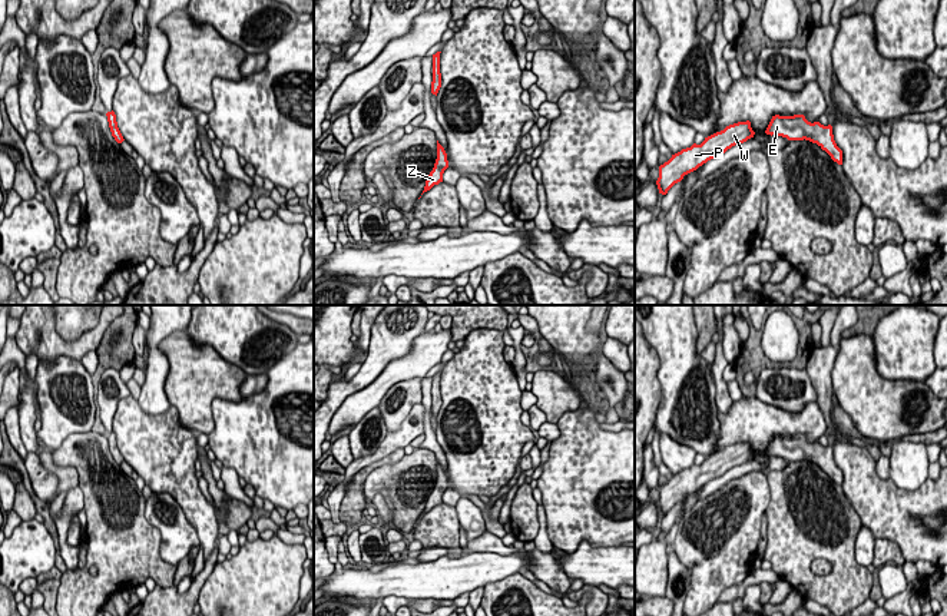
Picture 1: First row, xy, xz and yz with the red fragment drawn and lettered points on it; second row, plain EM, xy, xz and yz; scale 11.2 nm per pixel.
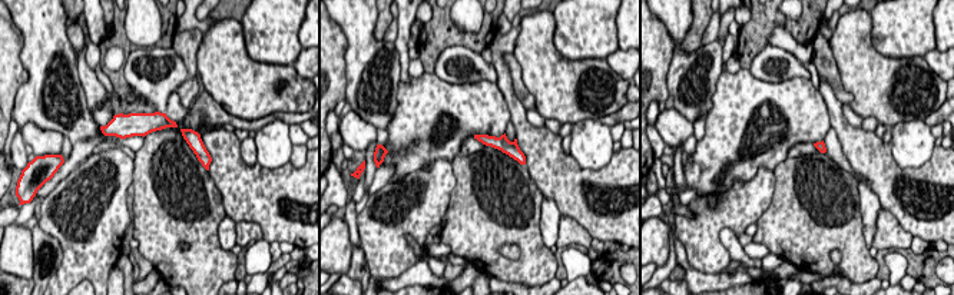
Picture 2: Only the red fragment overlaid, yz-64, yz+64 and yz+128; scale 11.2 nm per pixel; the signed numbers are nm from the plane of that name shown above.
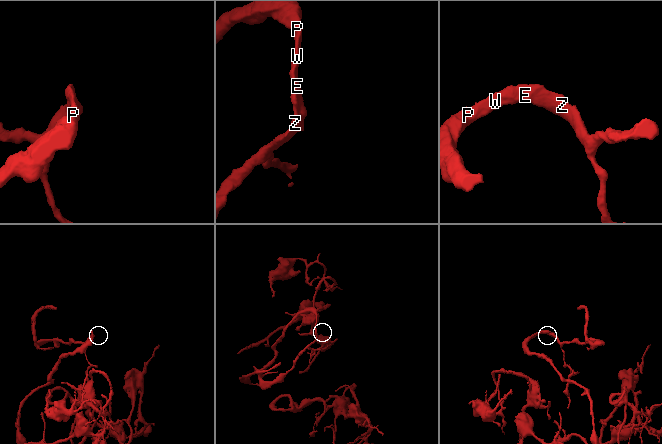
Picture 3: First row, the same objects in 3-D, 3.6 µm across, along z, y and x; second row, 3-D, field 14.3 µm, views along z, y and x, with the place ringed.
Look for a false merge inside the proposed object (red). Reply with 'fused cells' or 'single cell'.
single cell

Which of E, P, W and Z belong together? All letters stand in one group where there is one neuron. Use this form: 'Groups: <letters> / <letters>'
Groups: E P W Z

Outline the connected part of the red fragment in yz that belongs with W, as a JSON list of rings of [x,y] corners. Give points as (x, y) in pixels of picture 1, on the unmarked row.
[[[749,441],[738,443],[705,458],[701,466],[693,464],[691,468],[672,476],[668,483],[659,487],[659,499],[656,501],[659,514],[666,516],[685,496],[696,491],[708,481],[721,477],[732,467],[746,463],[754,456],[755,453]]]

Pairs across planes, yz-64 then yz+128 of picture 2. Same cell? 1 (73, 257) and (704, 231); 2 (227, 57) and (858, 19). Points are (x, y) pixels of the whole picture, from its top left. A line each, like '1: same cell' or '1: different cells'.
1: same cell
2: same cell

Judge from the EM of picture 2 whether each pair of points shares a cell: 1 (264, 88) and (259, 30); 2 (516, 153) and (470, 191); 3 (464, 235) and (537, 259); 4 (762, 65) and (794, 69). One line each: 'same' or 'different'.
1: different
2: same
3: same
4: same

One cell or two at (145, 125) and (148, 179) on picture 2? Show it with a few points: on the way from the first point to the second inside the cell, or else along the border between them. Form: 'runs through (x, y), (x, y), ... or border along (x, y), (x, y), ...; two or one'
runs through (151, 138), (149, 166); one

